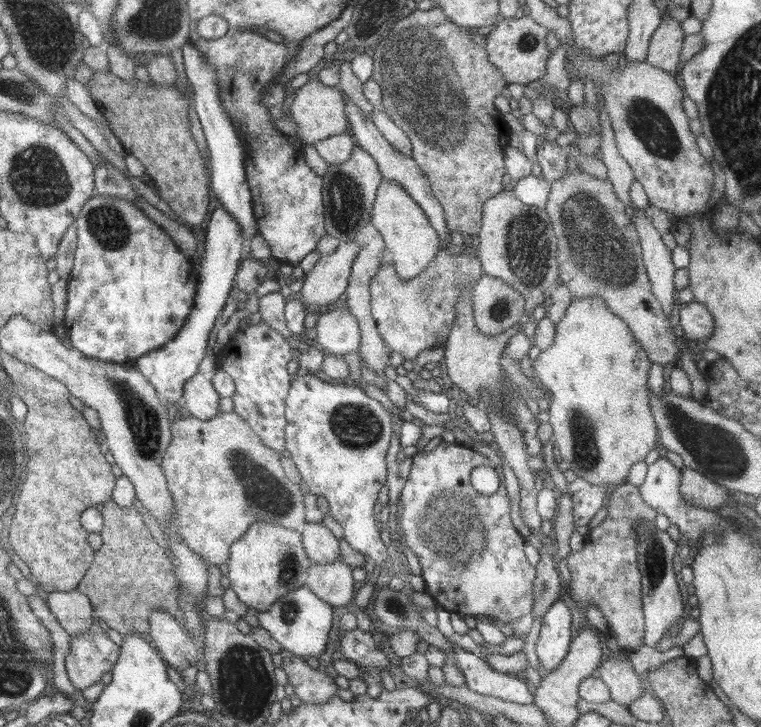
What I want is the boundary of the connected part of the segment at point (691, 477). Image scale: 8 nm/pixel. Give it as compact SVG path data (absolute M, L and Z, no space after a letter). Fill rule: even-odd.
M687 466L681 469L680 494L688 504L714 510L728 503L728 489Z

